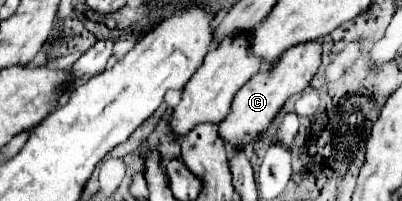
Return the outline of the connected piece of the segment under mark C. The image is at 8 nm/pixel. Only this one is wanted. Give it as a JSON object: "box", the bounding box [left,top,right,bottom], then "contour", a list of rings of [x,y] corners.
{"box":[219,41,321,155],"contour":[[[313,41],[313,43],[295,45],[283,53],[283,57],[273,65],[273,69],[257,73],[237,91],[231,105],[231,113],[219,123],[219,137],[229,149],[229,155],[237,151],[245,151],[245,153],[253,151],[253,145],[269,129],[277,113],[283,109],[285,101],[291,95],[301,93],[309,85],[309,81],[319,69],[319,63],[321,63],[321,43]]]}

